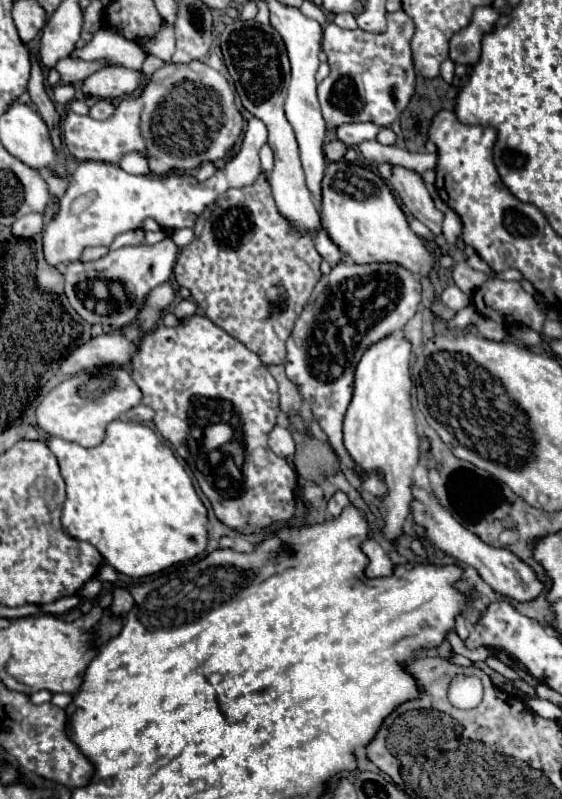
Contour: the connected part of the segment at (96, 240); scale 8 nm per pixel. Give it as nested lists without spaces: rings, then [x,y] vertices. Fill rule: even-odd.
[[[252,118],[246,124],[244,130],[244,138],[242,138],[242,146],[240,150],[224,164],[224,168],[218,168],[214,176],[210,176],[208,180],[200,182],[190,174],[176,174],[176,172],[168,172],[168,174],[146,174],[146,176],[134,176],[124,172],[118,164],[108,164],[108,162],[94,162],[94,160],[84,160],[78,164],[78,170],[74,170],[68,190],[64,192],[64,196],[60,198],[58,204],[58,214],[50,220],[50,224],[46,226],[46,262],[52,266],[58,266],[60,262],[68,264],[68,262],[76,262],[80,260],[84,248],[88,246],[110,246],[112,240],[118,234],[130,232],[130,230],[138,230],[142,228],[142,222],[146,218],[152,218],[160,224],[162,230],[178,230],[178,228],[192,228],[196,218],[200,216],[200,212],[210,206],[218,196],[222,196],[228,188],[240,188],[240,186],[248,186],[256,180],[256,176],[262,172],[260,168],[260,158],[258,158],[258,150],[266,144],[268,138],[268,130],[266,124],[258,118]]]

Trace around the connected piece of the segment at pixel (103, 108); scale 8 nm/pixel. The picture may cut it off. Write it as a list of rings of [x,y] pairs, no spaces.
[[[100,100],[100,102],[96,102],[96,104],[90,108],[90,116],[92,116],[94,120],[108,120],[110,116],[114,116],[114,110],[116,110],[114,104]]]

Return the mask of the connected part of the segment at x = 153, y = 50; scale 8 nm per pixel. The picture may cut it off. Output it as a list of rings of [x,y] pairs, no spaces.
[[[164,24],[160,28],[160,32],[150,38],[150,40],[144,40],[140,44],[140,48],[146,52],[146,54],[152,54],[152,56],[158,56],[162,60],[170,60],[172,54],[174,54],[174,34],[170,32],[170,24]]]

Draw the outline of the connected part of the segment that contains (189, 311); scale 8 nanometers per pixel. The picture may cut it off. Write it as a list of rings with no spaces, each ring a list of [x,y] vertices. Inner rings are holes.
[[[180,300],[176,306],[174,306],[174,314],[176,314],[176,318],[188,318],[188,316],[192,316],[196,312],[196,304],[192,302],[192,300]]]

